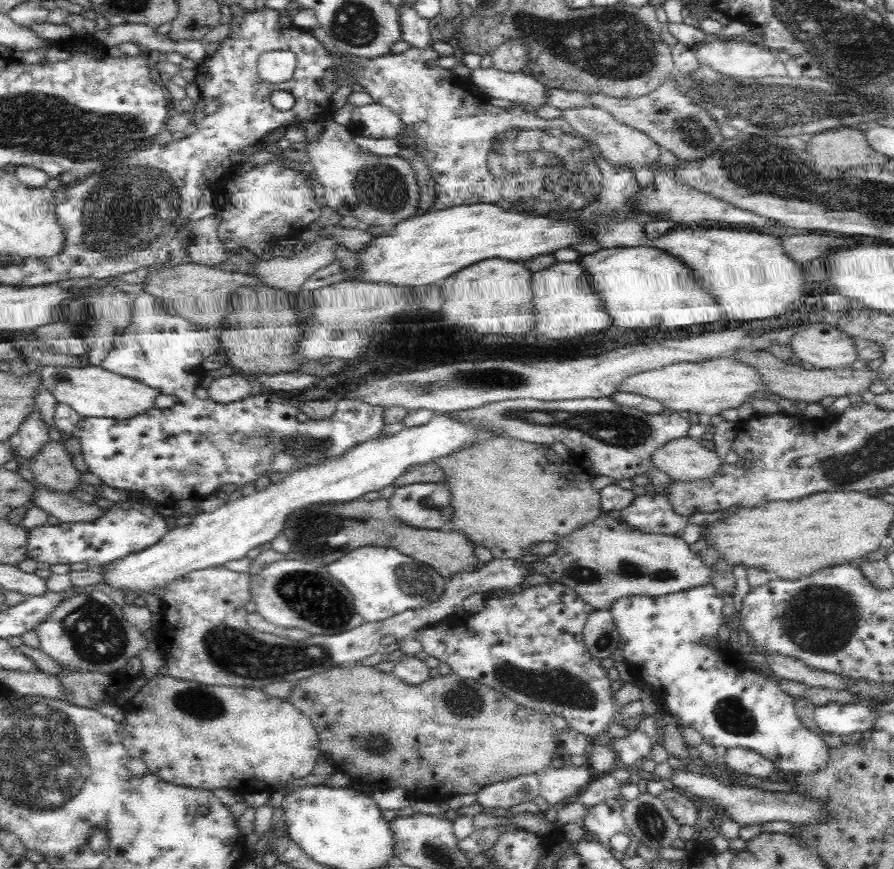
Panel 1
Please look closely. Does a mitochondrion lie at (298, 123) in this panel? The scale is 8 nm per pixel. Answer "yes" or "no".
no

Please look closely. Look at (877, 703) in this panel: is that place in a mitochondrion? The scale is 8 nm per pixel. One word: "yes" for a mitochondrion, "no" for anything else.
no

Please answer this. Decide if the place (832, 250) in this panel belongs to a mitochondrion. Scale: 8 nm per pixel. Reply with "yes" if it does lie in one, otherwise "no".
no

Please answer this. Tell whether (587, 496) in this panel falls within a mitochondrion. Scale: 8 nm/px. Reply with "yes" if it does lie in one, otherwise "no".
no

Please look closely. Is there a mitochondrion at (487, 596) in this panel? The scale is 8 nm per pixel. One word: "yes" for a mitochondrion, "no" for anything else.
no

